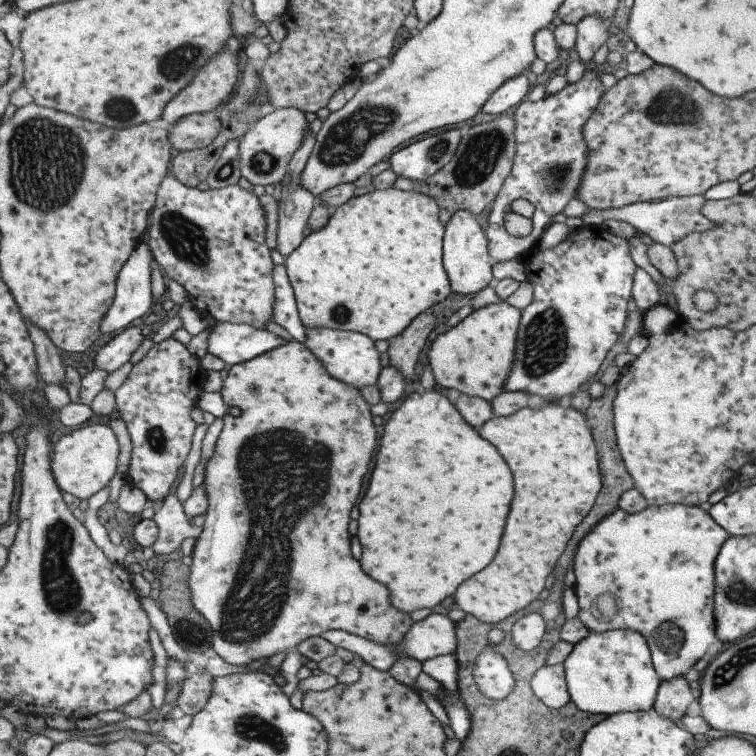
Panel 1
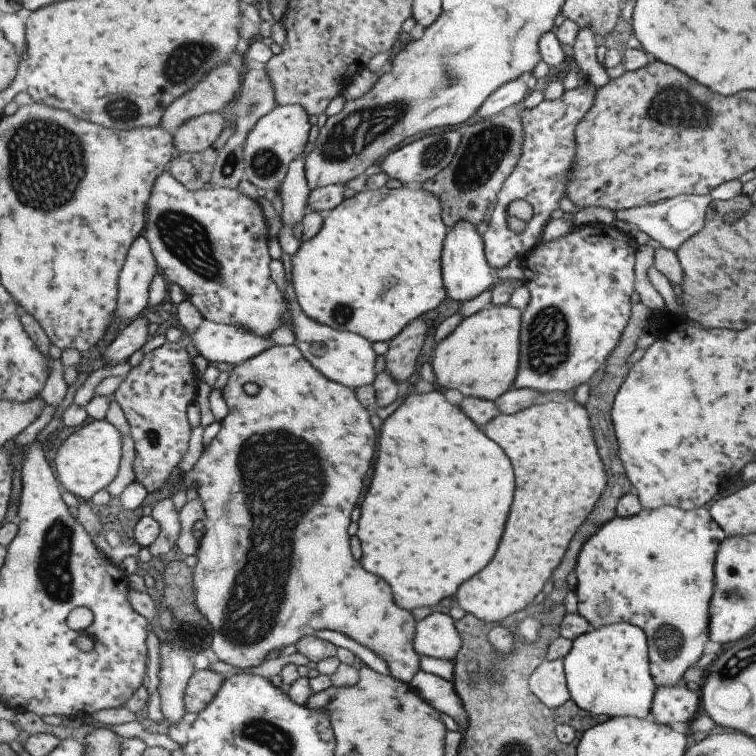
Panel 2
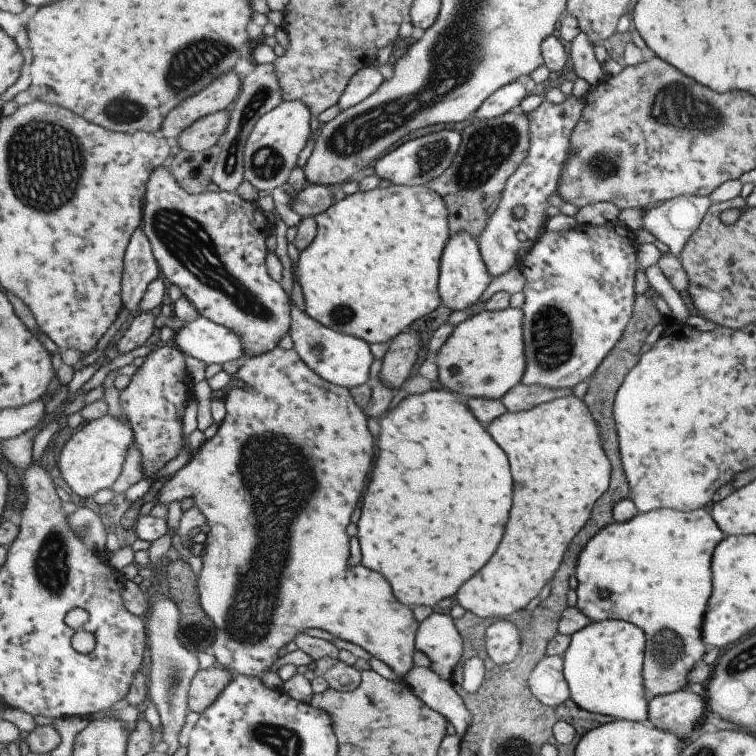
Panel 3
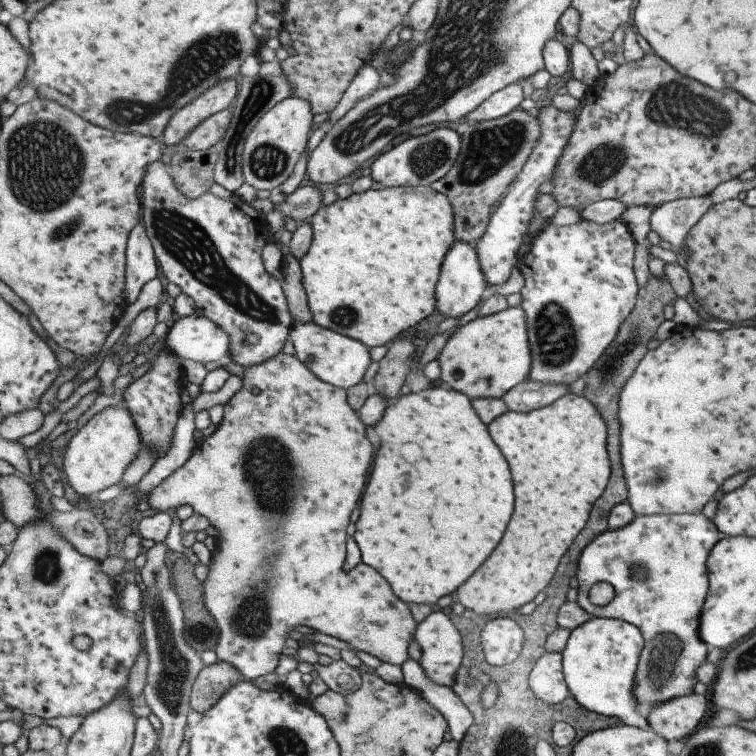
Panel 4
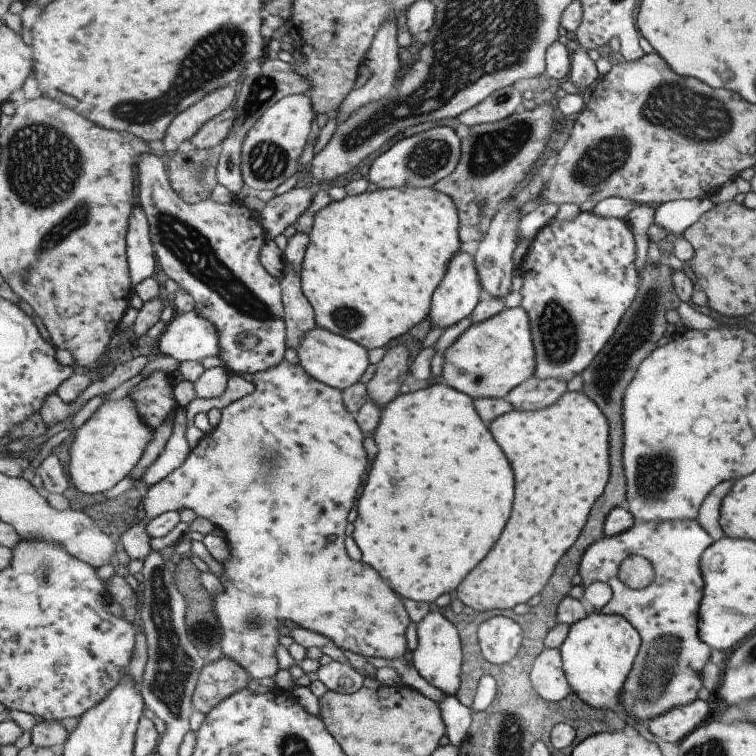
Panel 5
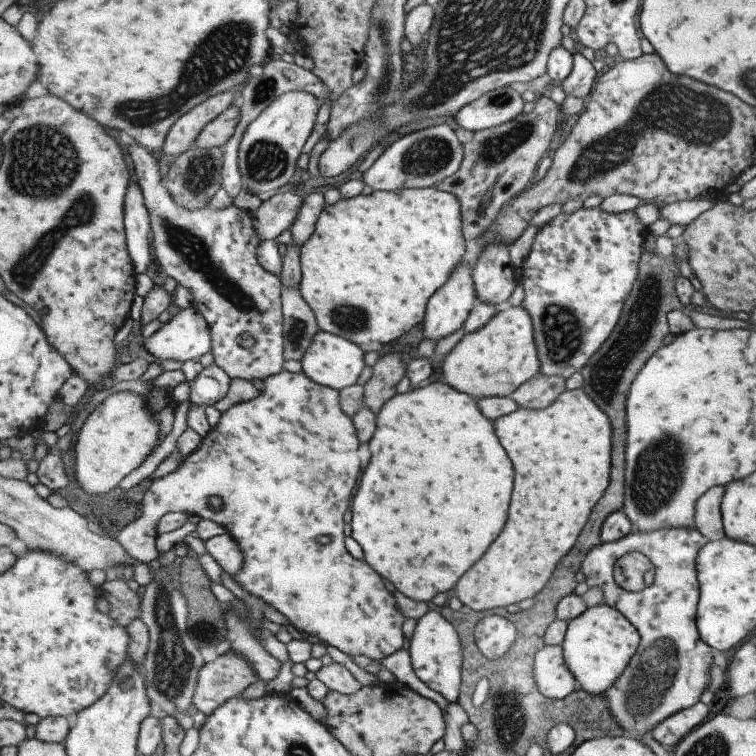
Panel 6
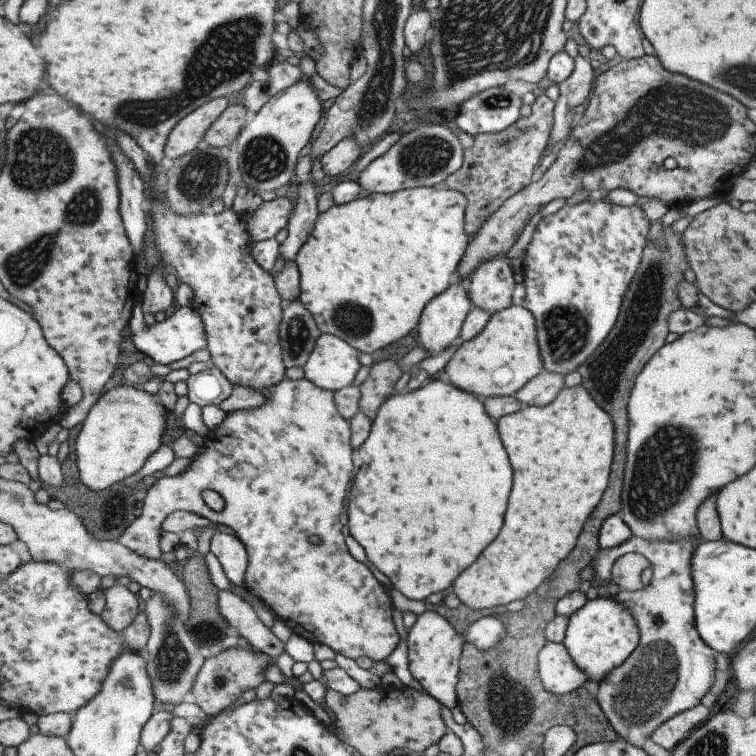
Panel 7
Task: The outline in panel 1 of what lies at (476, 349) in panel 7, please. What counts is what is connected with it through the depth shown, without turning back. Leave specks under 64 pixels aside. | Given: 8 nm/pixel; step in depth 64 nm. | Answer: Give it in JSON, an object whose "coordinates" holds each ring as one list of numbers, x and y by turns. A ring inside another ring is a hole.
{"coordinates":[[508,301,492,303,471,312,432,342,428,358,435,381,444,388,455,388,462,394,493,402,505,391,505,382,511,376,521,324,522,310]]}

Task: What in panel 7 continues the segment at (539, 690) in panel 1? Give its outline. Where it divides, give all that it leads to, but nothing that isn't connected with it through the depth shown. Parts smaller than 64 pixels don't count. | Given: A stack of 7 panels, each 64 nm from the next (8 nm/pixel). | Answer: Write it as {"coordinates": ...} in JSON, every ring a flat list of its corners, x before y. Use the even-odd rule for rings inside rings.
{"coordinates":[[548,642,547,647,538,655,538,668,544,688,553,695,564,696,582,690,588,677,574,664,564,643]]}

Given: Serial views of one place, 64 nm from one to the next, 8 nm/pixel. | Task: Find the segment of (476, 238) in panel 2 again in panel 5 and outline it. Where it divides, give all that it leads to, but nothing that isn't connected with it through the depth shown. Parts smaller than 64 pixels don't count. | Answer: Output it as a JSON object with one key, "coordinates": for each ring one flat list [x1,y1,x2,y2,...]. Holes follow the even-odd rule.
{"coordinates":[[460,251,451,260,442,284,439,284,438,291,434,293,434,302,429,316,432,322,431,329,436,327,446,329,461,322,463,318,471,316,483,301,485,291,476,262,475,258,471,258,467,252]]}

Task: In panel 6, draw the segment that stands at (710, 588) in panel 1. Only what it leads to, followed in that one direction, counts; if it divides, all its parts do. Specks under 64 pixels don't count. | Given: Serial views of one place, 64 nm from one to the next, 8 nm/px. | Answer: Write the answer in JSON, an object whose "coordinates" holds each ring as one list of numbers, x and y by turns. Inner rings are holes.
{"coordinates":[[666,527,653,531,633,529,620,540,599,544,589,552,583,562,582,572,588,585,602,588,606,604,619,610,627,618,640,639,637,651,627,664,627,671,605,696,612,714,627,734,641,736,675,712,696,704,709,682,708,670,712,664,712,649,699,639,695,621,699,597,695,560,699,550,707,542,694,527],[631,552,643,554,655,570,653,583,641,591,624,590,615,579,617,562]]}

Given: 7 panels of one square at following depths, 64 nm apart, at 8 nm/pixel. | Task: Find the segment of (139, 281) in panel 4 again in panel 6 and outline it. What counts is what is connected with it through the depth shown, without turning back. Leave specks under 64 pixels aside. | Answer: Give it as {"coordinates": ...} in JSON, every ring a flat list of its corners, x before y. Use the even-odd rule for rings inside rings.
{"coordinates":[[135,176,126,199,126,238,128,252,135,273,145,273,153,263,151,246,153,230,150,215,144,202,144,195]]}

